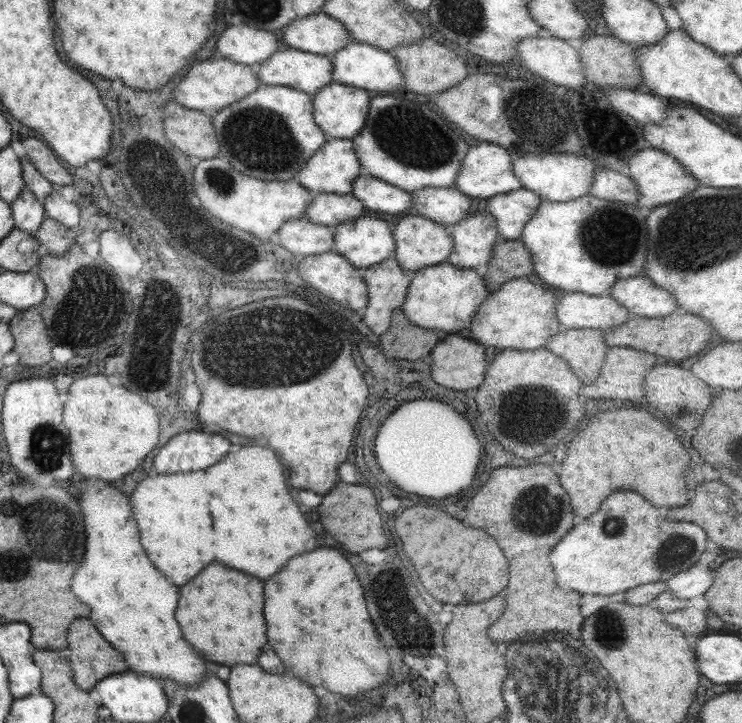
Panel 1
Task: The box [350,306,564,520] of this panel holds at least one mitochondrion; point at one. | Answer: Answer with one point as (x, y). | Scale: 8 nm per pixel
(509, 412)

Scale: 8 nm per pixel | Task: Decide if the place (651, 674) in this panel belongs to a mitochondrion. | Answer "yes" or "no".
no

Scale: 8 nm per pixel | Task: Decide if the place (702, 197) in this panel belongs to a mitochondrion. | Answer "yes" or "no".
no

